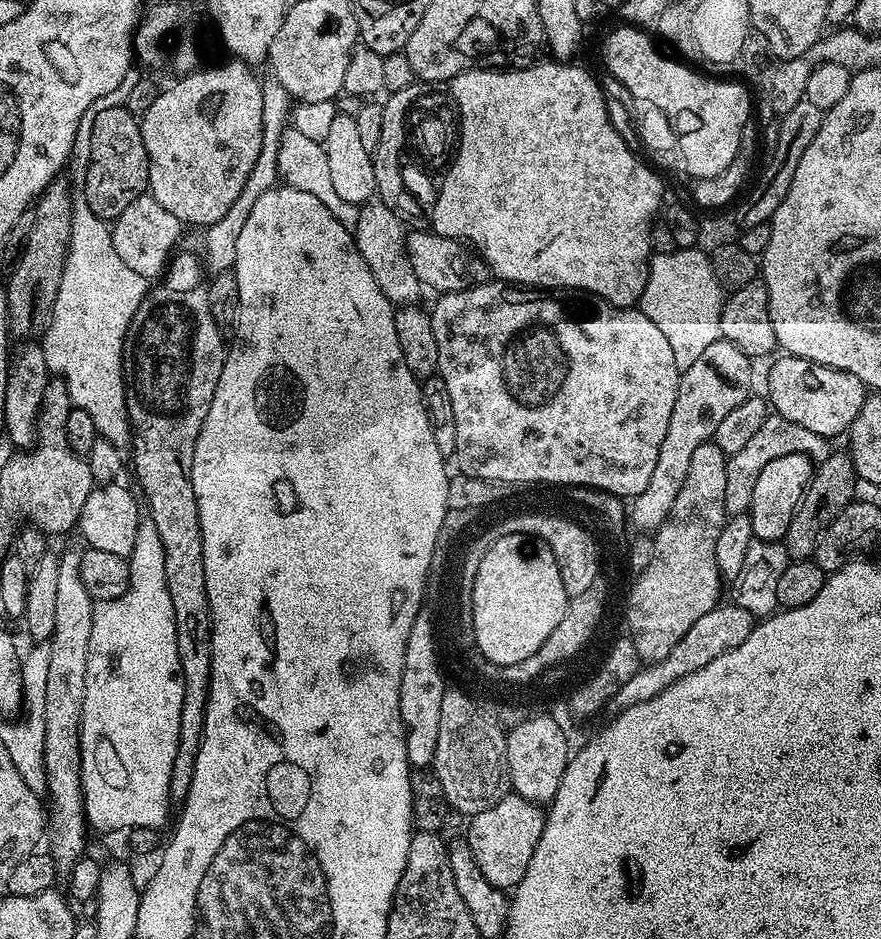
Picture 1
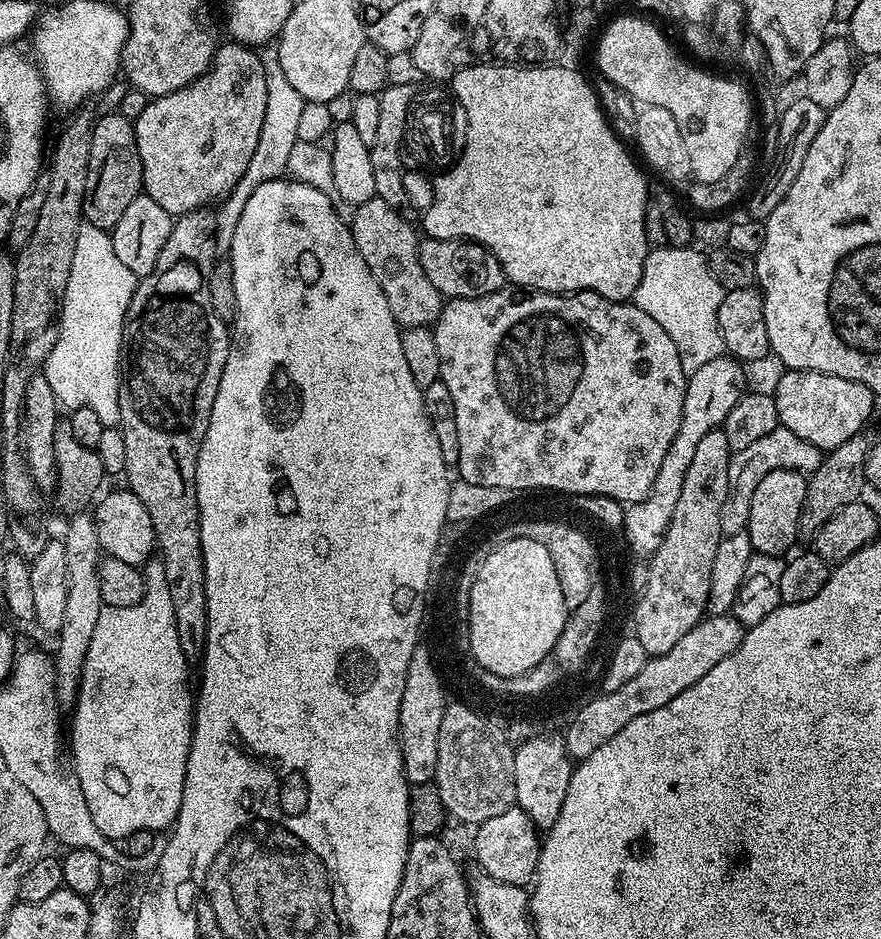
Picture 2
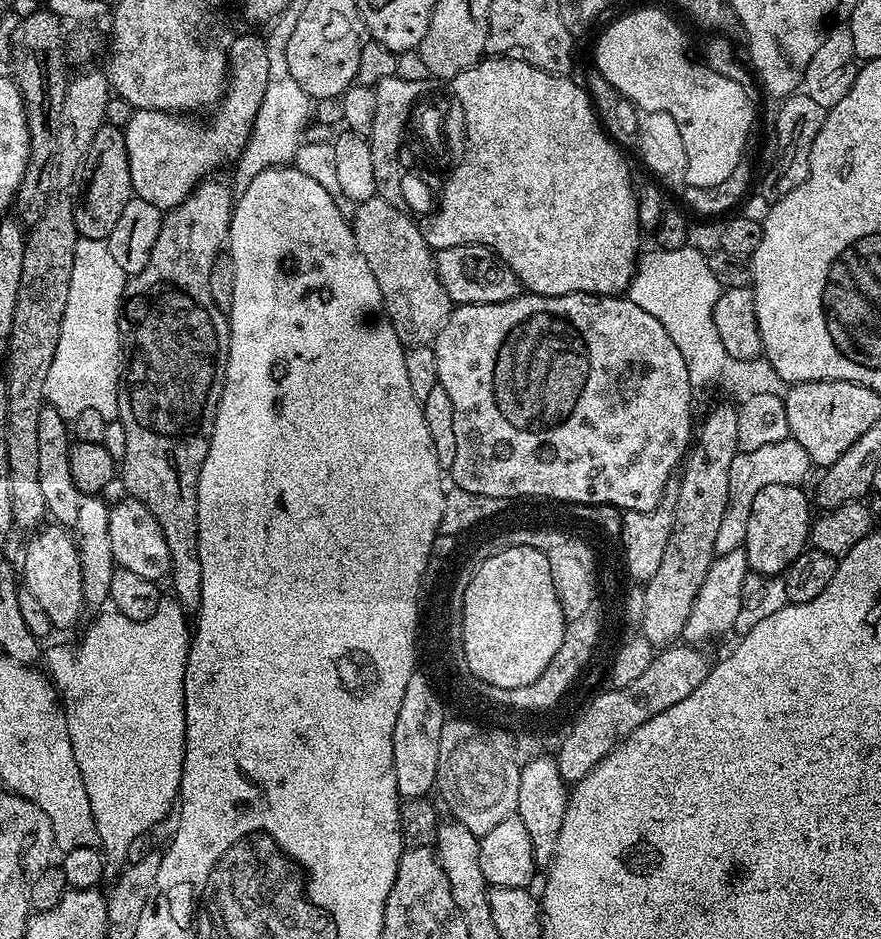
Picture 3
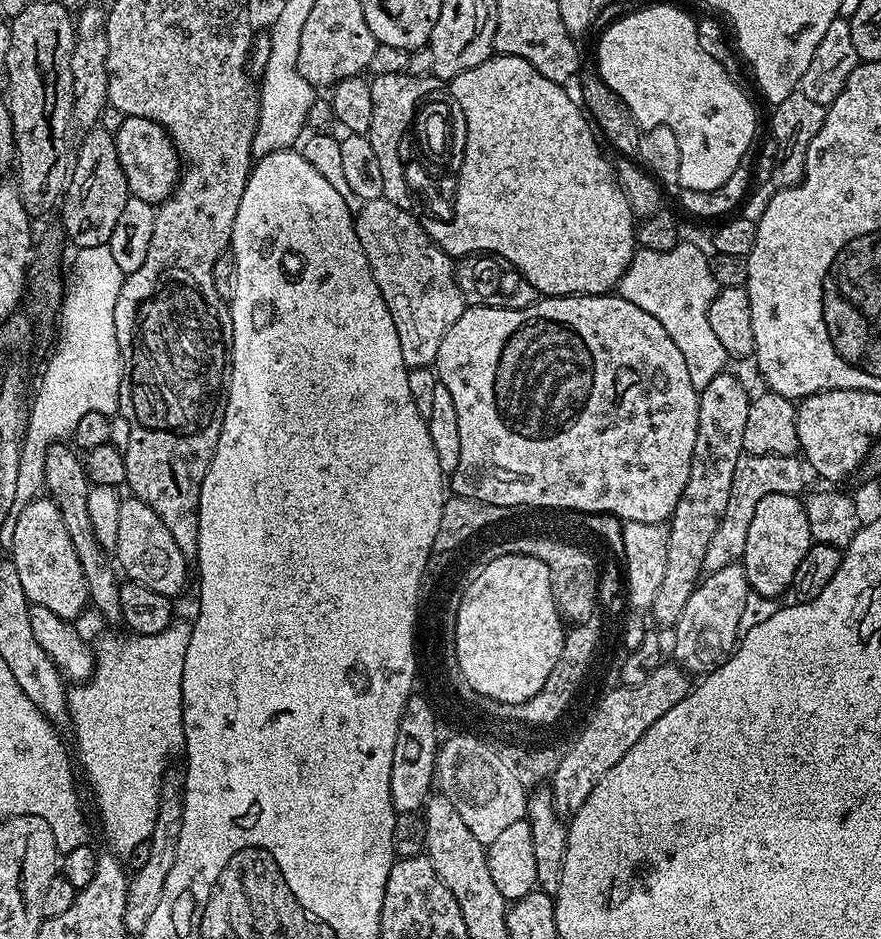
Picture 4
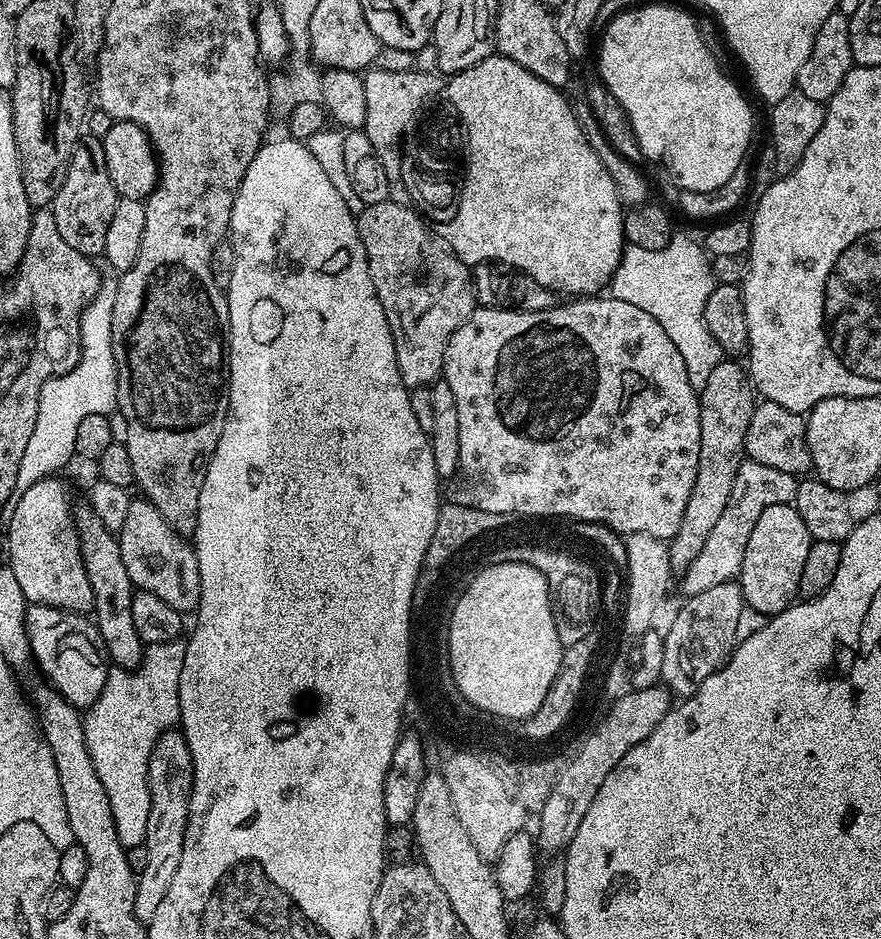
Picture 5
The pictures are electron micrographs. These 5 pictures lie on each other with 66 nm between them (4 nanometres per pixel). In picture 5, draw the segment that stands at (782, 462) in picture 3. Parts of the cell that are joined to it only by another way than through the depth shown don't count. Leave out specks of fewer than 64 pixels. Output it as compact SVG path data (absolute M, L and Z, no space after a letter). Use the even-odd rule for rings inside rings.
M745 459L738 466L738 474L734 478L734 487L730 489L730 499L726 501L726 510L722 510L718 523L710 534L706 534L706 546L698 553L698 558L690 562L690 566L679 577L678 588L690 597L708 590L719 583L730 583L740 575L742 558L746 558L746 542L750 542L750 534L762 510L768 506L792 504L796 499L797 477L786 474L786 470L774 470L774 466L762 466L762 462Z

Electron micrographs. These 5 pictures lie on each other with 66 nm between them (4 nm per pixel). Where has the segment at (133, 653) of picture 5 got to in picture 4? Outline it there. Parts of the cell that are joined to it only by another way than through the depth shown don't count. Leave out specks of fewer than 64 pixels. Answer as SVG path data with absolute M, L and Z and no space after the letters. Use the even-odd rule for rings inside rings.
M57 442L51 445L42 461L42 484L43 487L44 484L48 487L47 495L58 506L62 514L62 522L66 522L66 530L70 533L70 542L74 542L74 554L78 554L82 574L86 574L91 607L93 609L96 607L106 619L119 621L121 619L120 585L122 580L109 553L98 542L94 534L94 526L90 526L90 514L86 503L90 481L85 461L81 457L79 460L75 454L77 455L67 443Z

